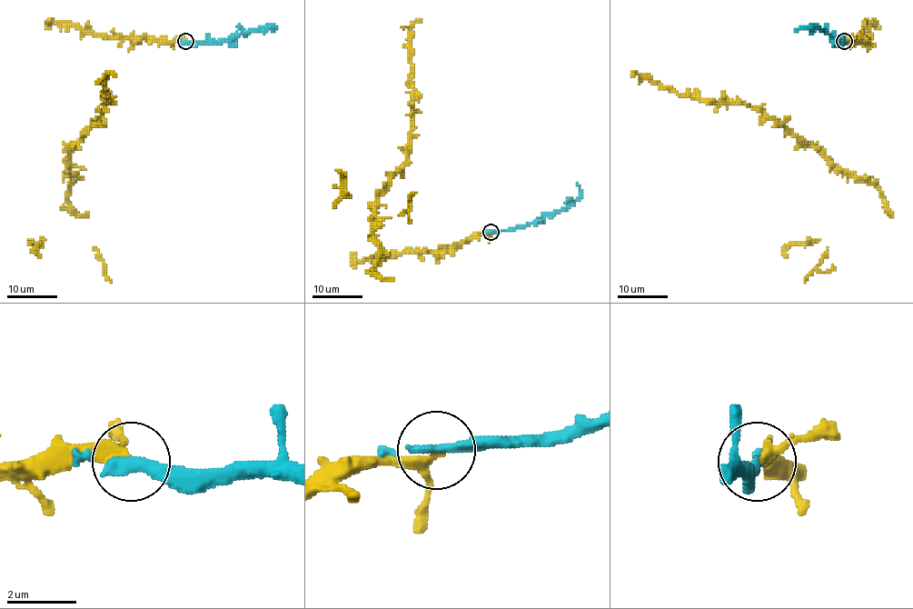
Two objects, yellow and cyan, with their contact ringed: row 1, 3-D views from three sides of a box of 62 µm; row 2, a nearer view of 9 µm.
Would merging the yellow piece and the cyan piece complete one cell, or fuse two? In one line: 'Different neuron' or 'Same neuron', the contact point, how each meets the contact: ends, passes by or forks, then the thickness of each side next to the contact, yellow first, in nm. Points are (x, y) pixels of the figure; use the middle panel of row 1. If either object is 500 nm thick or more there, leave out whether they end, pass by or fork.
Same neuron. Place: (491, 232). At the ring yellow passes by. At the ring cyan passes by. Thickness 280 nm (yellow) against 300 nm

